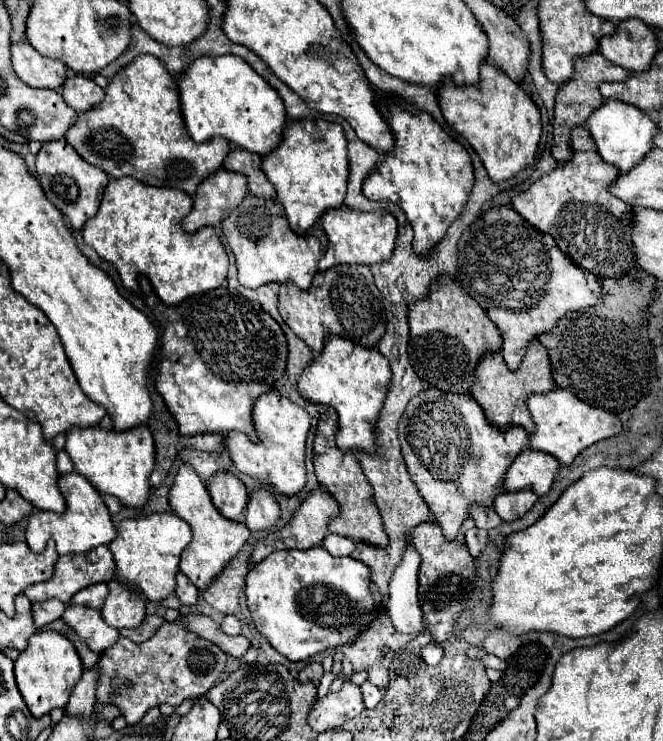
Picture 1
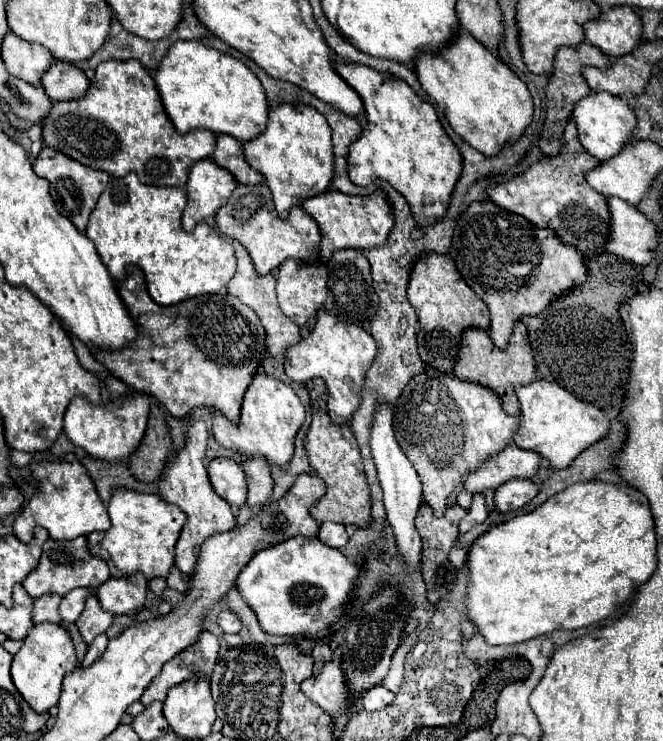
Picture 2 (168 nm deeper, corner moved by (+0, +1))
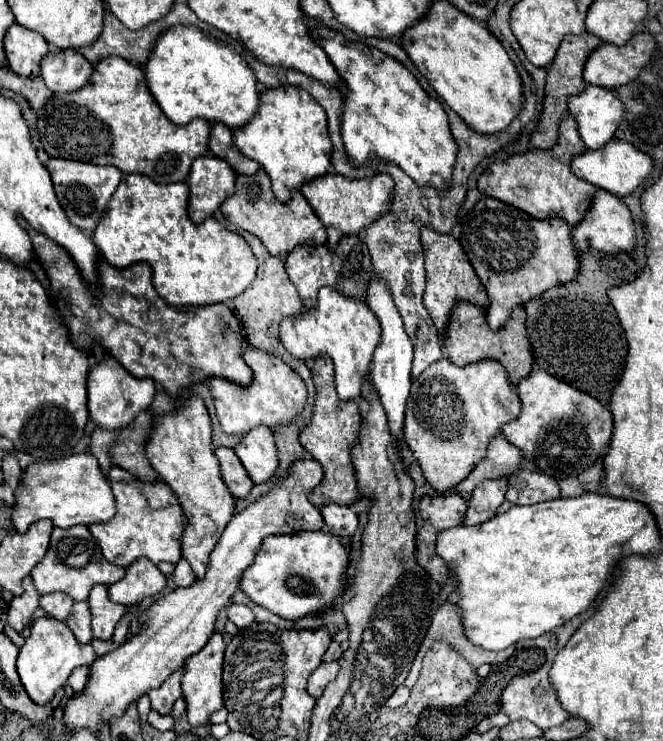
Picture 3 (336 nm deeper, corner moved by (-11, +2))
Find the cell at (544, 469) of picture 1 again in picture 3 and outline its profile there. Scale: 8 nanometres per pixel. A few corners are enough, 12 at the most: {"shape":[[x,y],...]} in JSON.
{"shape":[[504,435],[456,491],[470,493],[484,479],[510,477],[524,453]]}

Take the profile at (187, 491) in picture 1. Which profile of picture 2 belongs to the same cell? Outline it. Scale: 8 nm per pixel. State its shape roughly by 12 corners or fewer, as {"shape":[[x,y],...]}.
{"shape":[[189,422],[159,496],[187,514],[175,566],[187,576],[203,540],[237,526],[207,478],[205,422]]}

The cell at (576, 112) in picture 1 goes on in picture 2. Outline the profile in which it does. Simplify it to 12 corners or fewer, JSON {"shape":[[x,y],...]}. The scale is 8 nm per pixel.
{"shape":[[593,44],[561,46],[545,88],[545,156],[561,148],[573,104],[591,90],[583,66],[611,60]]}

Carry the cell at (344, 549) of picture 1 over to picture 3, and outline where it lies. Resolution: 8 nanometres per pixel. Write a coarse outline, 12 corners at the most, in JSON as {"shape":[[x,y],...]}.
{"shape":[[350,507],[320,509],[328,533],[350,539],[358,517]]}

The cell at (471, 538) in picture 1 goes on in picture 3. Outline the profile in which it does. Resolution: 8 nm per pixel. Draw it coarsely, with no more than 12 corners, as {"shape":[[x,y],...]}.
{"shape":[[506,479],[472,491],[464,525],[480,525],[504,503]]}

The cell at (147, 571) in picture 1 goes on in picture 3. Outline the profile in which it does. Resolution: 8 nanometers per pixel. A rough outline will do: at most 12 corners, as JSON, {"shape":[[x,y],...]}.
{"shape":[[108,473],[116,517],[90,525],[108,563],[182,559],[174,491]]}

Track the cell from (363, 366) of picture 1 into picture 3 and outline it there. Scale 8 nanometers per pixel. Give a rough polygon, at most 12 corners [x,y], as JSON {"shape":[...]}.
{"shape":[[322,287],[318,307],[280,325],[300,361],[328,355],[344,401],[362,395],[378,317]]}

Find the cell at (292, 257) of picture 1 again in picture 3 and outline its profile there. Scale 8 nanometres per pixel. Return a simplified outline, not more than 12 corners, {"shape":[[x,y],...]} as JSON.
{"shape":[[262,173],[240,175],[222,203],[230,225],[276,257],[320,247],[326,229],[300,191],[274,197]]}

